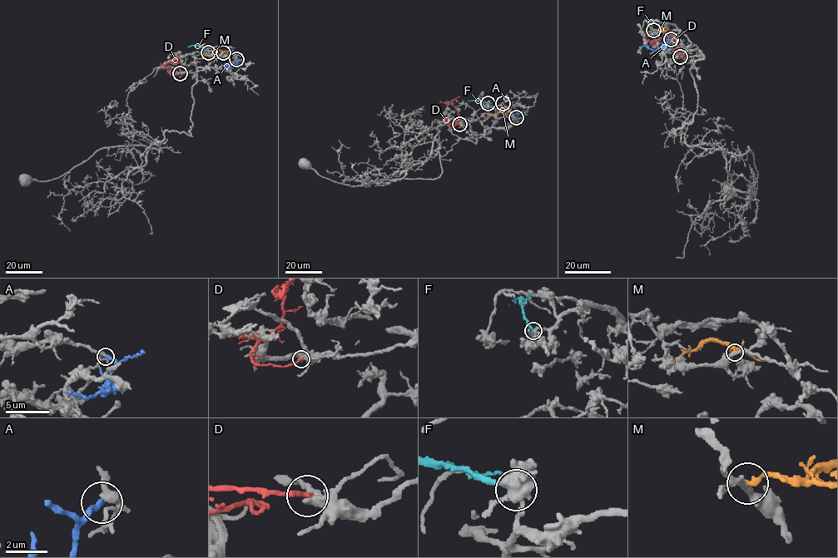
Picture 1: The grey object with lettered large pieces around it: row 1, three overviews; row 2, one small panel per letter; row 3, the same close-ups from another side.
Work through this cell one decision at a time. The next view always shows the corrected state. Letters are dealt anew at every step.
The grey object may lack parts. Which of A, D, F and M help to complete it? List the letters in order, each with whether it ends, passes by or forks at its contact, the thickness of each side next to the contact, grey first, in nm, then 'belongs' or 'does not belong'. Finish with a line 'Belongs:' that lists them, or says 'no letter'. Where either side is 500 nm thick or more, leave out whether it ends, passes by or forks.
A: it ends; calibres 300 and 280 nm; belongs
D: it ends; calibres 360 and 220 nm; does not belong
F: it ends; calibres 220 and 160 nm; does not belong
M: it ends; calibres 280 and 240 nm; does not belong
Belongs: A

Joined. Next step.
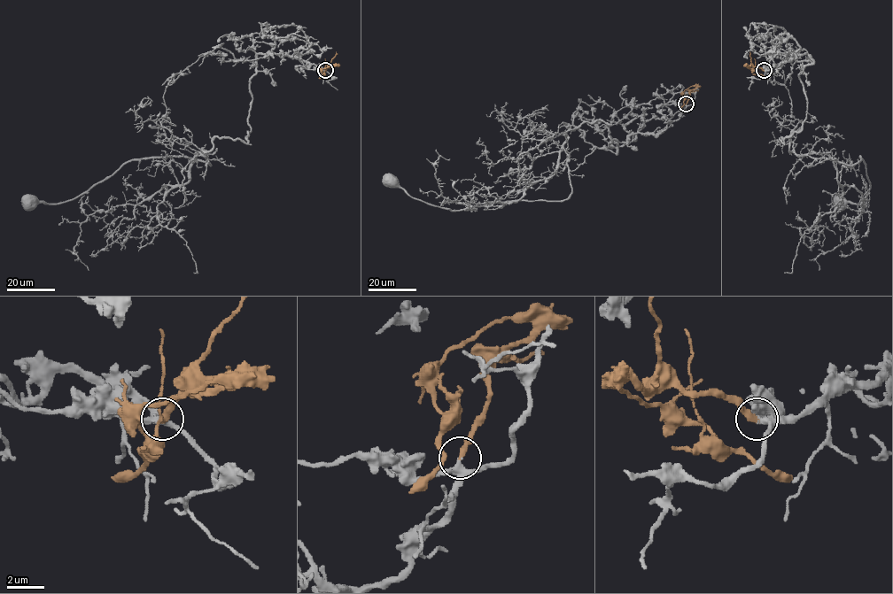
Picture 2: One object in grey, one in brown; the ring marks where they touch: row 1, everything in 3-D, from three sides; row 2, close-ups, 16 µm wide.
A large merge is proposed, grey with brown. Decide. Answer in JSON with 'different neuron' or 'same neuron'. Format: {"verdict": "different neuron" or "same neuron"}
{"verdict": "same neuron"}

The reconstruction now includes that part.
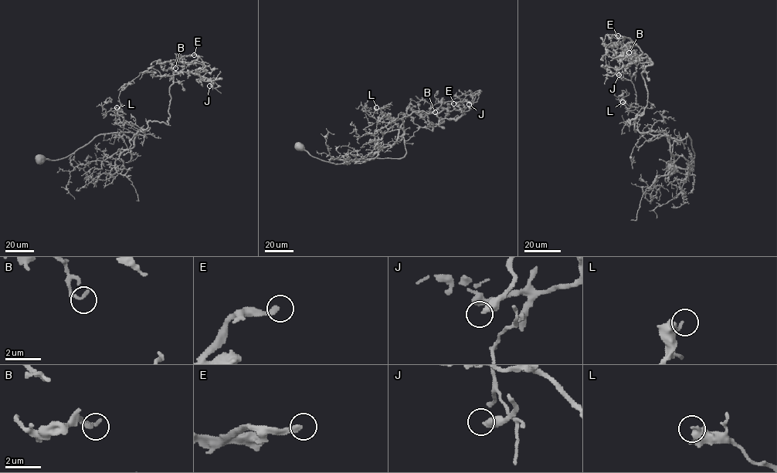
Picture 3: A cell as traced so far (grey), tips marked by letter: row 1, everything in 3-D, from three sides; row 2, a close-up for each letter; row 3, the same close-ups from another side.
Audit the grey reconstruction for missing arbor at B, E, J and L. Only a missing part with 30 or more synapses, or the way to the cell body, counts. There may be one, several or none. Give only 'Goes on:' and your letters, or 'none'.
Goes on: E

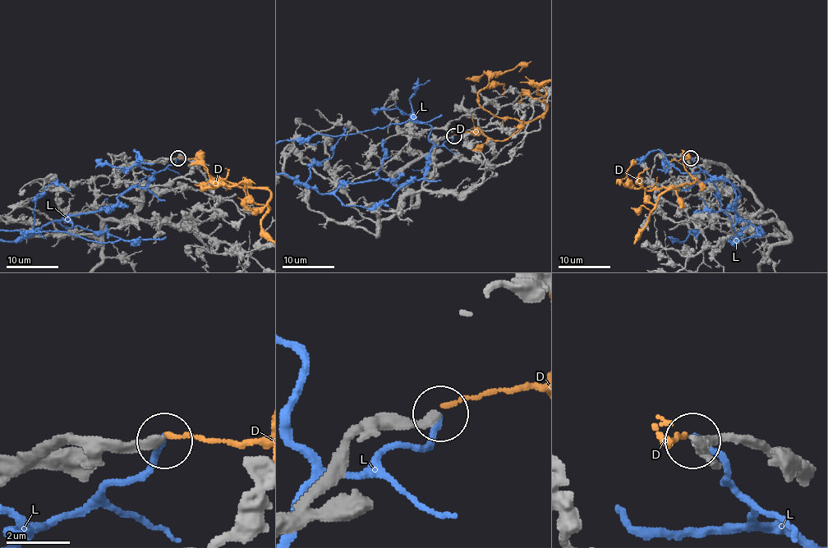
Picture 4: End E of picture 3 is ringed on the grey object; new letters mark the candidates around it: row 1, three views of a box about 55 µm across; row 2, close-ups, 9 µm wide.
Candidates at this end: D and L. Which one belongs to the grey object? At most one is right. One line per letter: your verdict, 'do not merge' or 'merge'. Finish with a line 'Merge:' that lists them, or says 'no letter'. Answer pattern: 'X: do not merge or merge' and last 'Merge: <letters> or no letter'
D: do not merge
L: do not merge
Merge: no letter

